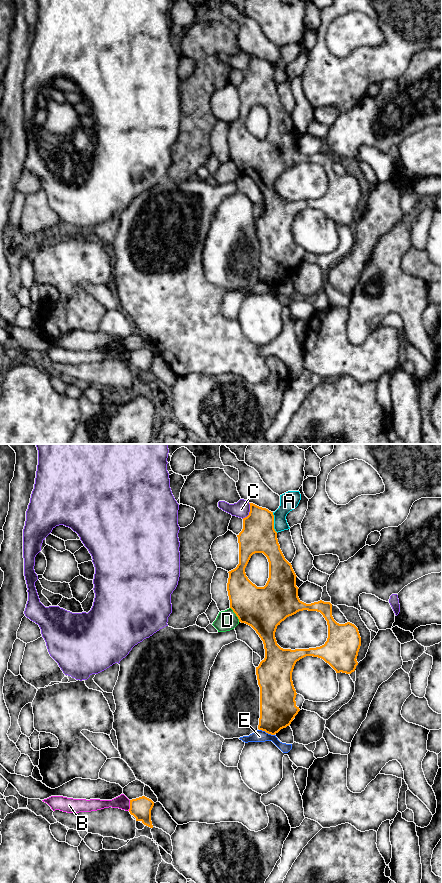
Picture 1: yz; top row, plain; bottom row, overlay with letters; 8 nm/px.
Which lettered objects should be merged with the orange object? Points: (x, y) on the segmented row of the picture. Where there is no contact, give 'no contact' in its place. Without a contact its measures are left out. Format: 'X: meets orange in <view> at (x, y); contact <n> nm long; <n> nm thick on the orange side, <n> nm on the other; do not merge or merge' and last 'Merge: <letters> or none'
A: meets orange in yz at (273, 522); contact 170 nm long; 280 nm thick on the orange side, 150 nm on the other; do not merge
B: meets orange in yz at (130, 805); contact 90 nm long; 170 nm thick on the orange side, 110 nm on the other; do not merge
C: meets orange in yz at (249, 512); contact 140 nm long; 280 nm thick on the orange side, 140 nm on the other; do not merge
D: meets orange in yz at (235, 613); contact 140 nm long; 360 nm thick on the orange side, 160 nm on the other; do not merge
E: meets orange in yz at (267, 732); contact 140 nm long; 300 nm thick on the orange side, 100 nm on the other; do not merge
Merge: none

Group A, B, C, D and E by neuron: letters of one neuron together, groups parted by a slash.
A / B / C / D / E

